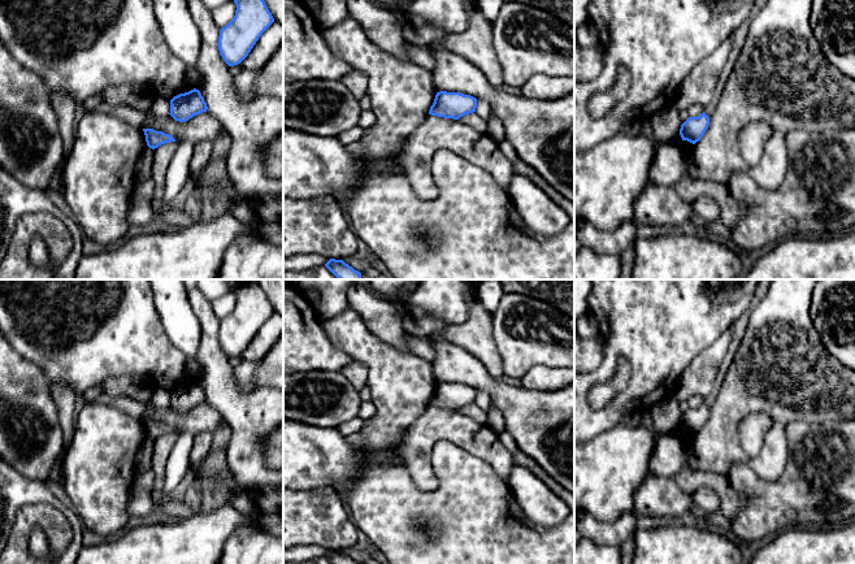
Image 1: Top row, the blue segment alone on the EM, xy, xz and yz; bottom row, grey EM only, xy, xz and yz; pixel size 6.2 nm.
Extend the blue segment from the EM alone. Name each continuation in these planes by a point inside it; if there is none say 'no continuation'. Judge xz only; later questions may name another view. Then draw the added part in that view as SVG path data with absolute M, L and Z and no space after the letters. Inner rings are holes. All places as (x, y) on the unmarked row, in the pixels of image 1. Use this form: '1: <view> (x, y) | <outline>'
no continuation

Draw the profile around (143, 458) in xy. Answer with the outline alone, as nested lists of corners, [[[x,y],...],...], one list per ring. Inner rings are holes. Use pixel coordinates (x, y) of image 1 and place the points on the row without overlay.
[[[147,437],[135,454],[135,468],[138,473],[151,469],[153,450],[155,441]]]

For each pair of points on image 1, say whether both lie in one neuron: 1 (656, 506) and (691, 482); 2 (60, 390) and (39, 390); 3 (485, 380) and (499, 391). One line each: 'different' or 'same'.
1: different
2: different
3: same

